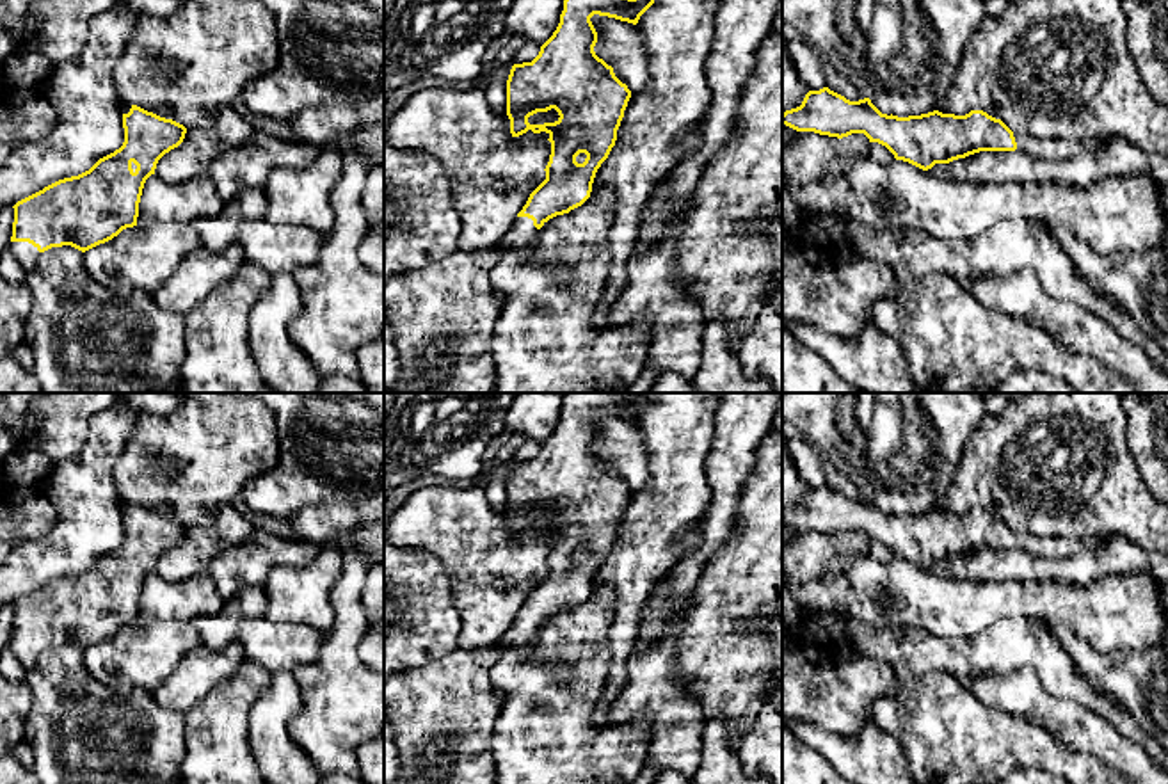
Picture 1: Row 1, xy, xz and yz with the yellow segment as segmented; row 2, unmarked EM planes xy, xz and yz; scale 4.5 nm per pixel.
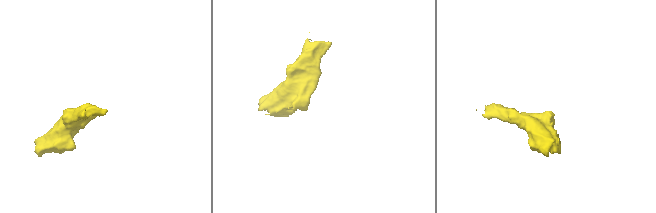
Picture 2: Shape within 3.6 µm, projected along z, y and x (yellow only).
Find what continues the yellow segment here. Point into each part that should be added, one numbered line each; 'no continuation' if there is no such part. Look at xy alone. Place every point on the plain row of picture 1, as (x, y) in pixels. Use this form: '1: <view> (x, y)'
1: xy (25, 651)

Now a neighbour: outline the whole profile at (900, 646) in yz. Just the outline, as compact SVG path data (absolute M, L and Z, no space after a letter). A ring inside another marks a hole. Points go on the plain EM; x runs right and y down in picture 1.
M848 619L830 649L839 656L860 654L887 661L900 681L908 683L930 672L967 676L1008 676L1031 668L1044 690L1074 700L1109 720L1116 731L1138 743L1168 773L1168 754L1113 699L1100 695L1076 670L1068 652L1033 619L1001 619L972 638L942 638L921 628L876 629Z

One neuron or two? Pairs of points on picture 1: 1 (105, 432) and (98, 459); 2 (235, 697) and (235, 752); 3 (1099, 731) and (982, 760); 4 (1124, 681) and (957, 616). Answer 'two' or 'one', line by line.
1: one
2: one
3: two
4: two

